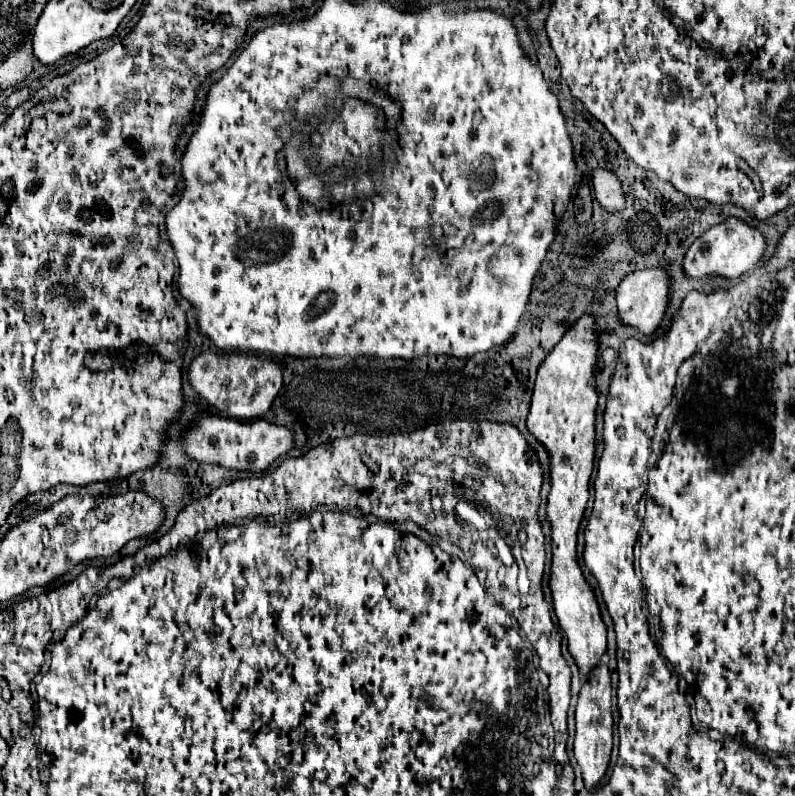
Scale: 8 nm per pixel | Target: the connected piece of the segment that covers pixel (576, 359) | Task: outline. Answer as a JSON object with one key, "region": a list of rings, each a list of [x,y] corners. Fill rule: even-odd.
{"region":[[[582,317],[562,341],[552,349],[538,369],[532,403],[528,413],[528,431],[544,445],[550,457],[550,495],[546,503],[546,519],[552,529],[552,563],[550,589],[558,623],[568,637],[568,647],[582,675],[600,663],[606,653],[606,625],[602,621],[596,597],[578,563],[576,535],[588,501],[588,481],[594,461],[594,417],[596,417],[596,333],[594,319]]]}

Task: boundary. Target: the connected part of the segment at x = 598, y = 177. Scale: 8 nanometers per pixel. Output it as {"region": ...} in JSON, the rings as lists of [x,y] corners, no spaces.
{"region":[[[596,169],[594,195],[600,201],[600,205],[606,207],[608,211],[622,211],[626,205],[618,177],[608,169]]]}

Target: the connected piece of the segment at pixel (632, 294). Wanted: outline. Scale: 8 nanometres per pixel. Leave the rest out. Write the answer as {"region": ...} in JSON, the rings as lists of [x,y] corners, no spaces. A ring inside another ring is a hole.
{"region":[[[644,269],[626,275],[620,287],[616,289],[616,307],[618,307],[620,323],[638,329],[644,335],[650,335],[664,319],[668,307],[668,295],[670,295],[668,273],[664,273],[664,269]]]}

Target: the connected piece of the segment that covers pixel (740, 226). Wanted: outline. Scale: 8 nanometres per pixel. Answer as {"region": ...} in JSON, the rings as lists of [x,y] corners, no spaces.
{"region":[[[726,219],[724,223],[710,227],[690,245],[688,253],[684,255],[682,267],[690,279],[704,279],[712,275],[724,279],[738,279],[742,273],[758,267],[762,253],[764,253],[764,235],[758,229],[738,219]]]}

